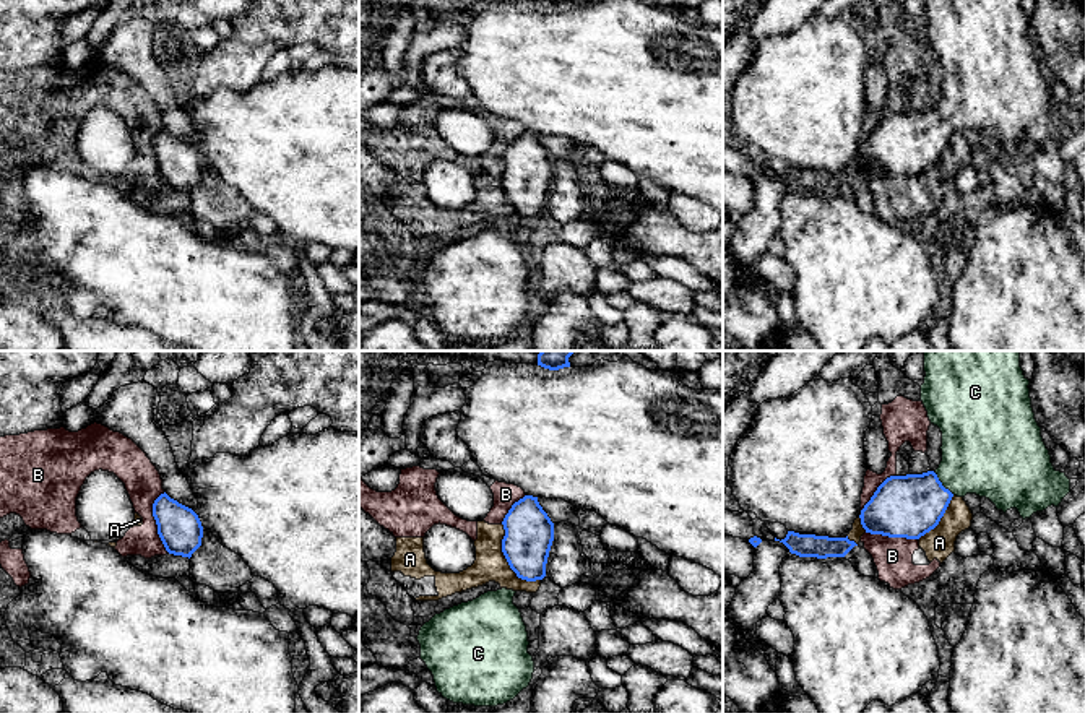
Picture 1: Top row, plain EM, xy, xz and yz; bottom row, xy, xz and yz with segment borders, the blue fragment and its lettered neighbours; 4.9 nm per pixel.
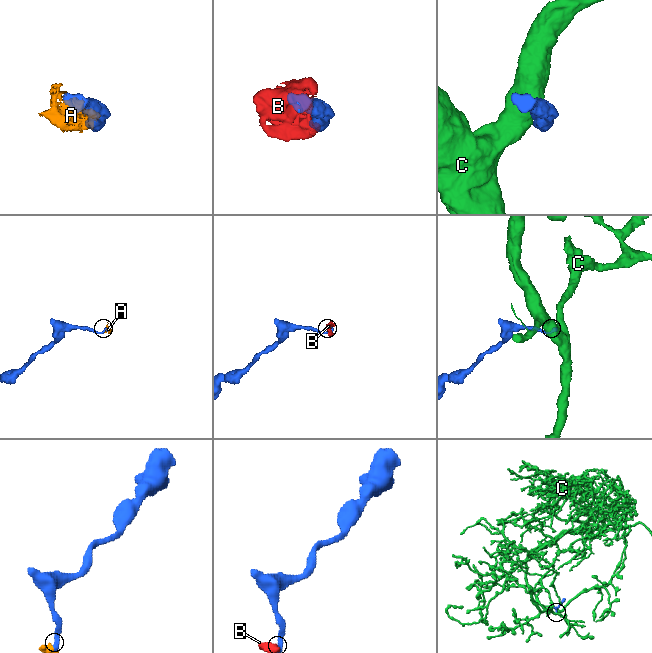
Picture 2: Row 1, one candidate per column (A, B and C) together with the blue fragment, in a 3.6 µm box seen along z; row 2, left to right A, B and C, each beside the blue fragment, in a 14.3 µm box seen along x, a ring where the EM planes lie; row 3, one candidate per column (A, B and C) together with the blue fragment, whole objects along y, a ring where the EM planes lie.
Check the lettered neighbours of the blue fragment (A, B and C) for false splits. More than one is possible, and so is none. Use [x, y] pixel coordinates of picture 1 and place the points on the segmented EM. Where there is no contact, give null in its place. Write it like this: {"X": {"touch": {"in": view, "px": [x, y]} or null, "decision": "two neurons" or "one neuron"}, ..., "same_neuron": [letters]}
{"A": {"touch": {"in": "xz", "px": [507, 561]}, "decision": "two neurons"}, "B": {"touch": {"in": "xy", "px": [156, 522]}, "decision": "two neurons"}, "C": {"touch": {"in": "yz", "px": [941, 484]}, "decision": "one neuron"}, "same_neuron": ["C"]}

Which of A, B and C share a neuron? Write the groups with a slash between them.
A B / C

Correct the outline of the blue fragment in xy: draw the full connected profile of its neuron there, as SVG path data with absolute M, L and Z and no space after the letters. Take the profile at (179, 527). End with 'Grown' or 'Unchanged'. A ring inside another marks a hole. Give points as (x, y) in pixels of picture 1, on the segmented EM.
M166 492L153 503L158 534L169 554L192 557L201 546L203 526L198 515Z. Unchanged

